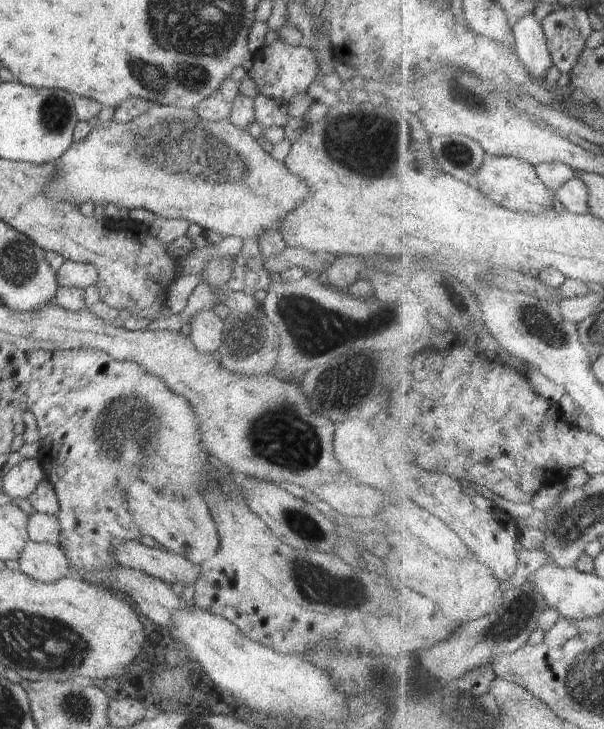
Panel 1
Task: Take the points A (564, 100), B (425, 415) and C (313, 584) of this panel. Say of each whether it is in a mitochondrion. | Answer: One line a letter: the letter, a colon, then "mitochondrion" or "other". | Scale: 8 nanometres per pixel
A: other
B: other
C: mitochondrion

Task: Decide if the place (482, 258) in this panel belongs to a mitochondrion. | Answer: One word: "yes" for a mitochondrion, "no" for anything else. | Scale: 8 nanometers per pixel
no

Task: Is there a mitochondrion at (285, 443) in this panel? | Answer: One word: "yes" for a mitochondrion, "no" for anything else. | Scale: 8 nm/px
yes

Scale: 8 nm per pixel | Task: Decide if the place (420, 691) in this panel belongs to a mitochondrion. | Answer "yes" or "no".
yes

